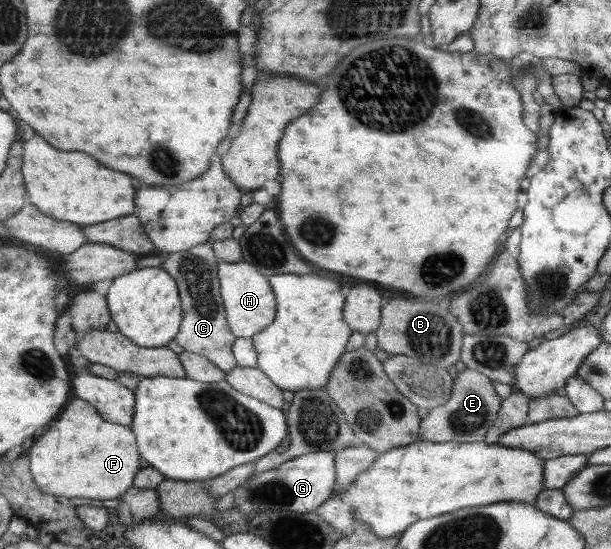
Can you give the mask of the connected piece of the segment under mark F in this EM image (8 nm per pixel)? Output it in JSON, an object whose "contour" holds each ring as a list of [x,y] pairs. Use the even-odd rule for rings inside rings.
{"contour":[[[73,398],[49,432],[31,448],[30,470],[47,494],[58,497],[115,500],[134,486],[141,454],[132,427],[107,422],[89,402]]]}

